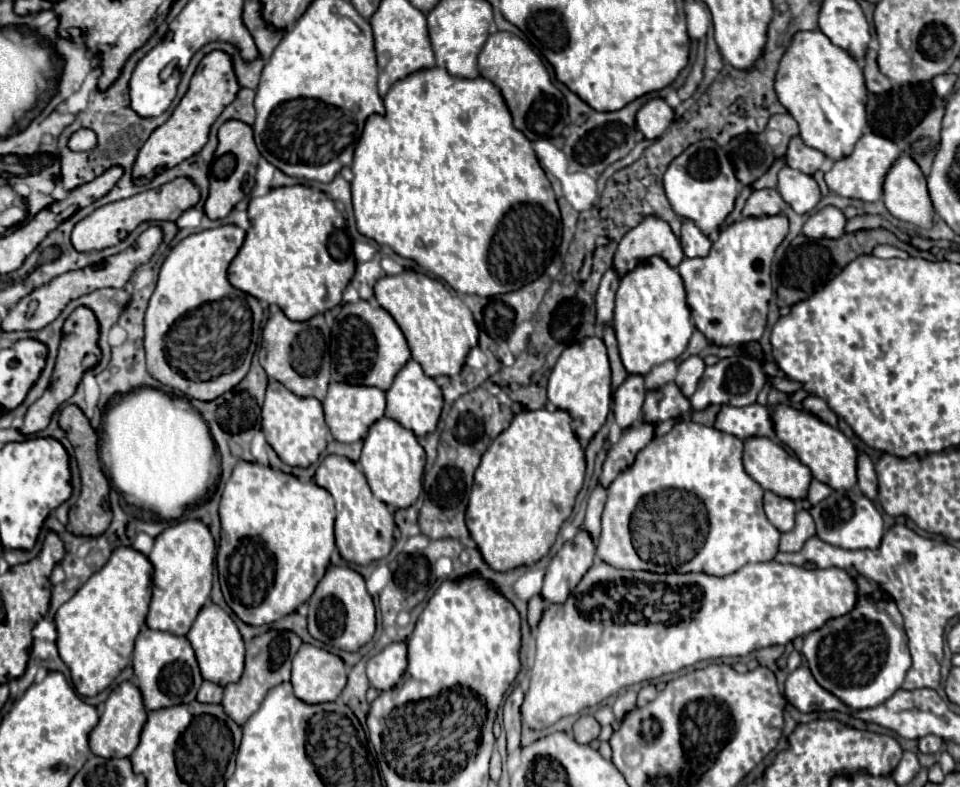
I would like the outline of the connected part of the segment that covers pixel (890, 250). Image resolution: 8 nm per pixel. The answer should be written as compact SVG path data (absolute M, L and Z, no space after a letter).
M879 245L879 247L875 249L875 255L877 255L877 257L883 257L883 259L889 259L889 257L907 259L907 257L909 257L909 253L901 251L901 249L897 249L897 247L891 247L891 245Z

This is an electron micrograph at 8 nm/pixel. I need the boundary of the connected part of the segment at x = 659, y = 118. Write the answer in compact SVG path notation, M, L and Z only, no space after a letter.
M653 97L639 109L637 129L647 139L655 139L669 127L671 121L673 121L673 109L661 97Z

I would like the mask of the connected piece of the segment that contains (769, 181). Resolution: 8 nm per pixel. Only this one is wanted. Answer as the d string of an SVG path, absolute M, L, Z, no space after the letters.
M779 157L771 167L769 167L769 171L759 179L759 181L755 181L751 187L753 189L763 189L763 187L775 187L777 185L777 173L779 173L779 169L785 165L785 157Z

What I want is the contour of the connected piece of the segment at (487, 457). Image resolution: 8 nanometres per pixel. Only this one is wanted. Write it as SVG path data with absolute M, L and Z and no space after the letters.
M543 407L543 409L537 409L537 411L521 411L519 415L515 415L511 425L491 443L481 457L480 464L475 471L475 483L473 483L473 491L471 491L469 507L467 507L467 527L471 531L471 537L477 543L479 551L483 553L485 561L489 563L489 567L495 569L495 571L509 571L509 569L515 569L515 567L521 567L521 565L533 565L535 561L545 557L549 553L551 545L555 543L555 537L557 537L557 531L559 531L561 523L571 515L575 497L583 487L583 477L585 477L585 451L583 451L577 435L571 429L571 417L569 417L567 411L555 409L555 407Z

